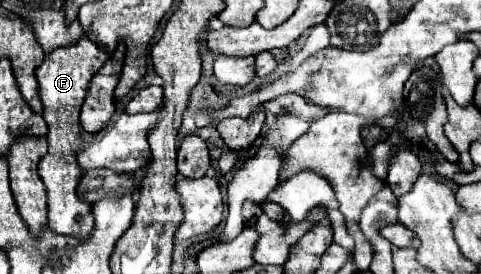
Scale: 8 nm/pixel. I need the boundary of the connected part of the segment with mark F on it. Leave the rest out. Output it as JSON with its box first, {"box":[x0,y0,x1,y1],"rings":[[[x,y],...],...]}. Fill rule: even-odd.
{"box":[35,35,109,239],"rings":[[[83,35],[77,43],[51,51],[35,71],[39,81],[39,97],[45,107],[43,119],[49,125],[49,133],[47,133],[49,151],[39,161],[39,175],[47,187],[47,197],[49,197],[49,227],[55,233],[73,235],[77,239],[85,239],[93,229],[91,203],[81,201],[77,197],[77,183],[83,175],[81,167],[77,167],[77,157],[75,157],[77,143],[81,143],[79,109],[87,95],[89,79],[101,69],[107,57],[109,53],[99,43],[93,43],[87,35]]]}

